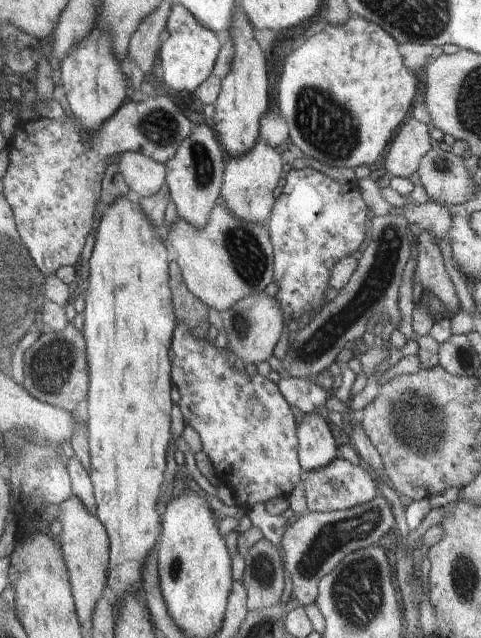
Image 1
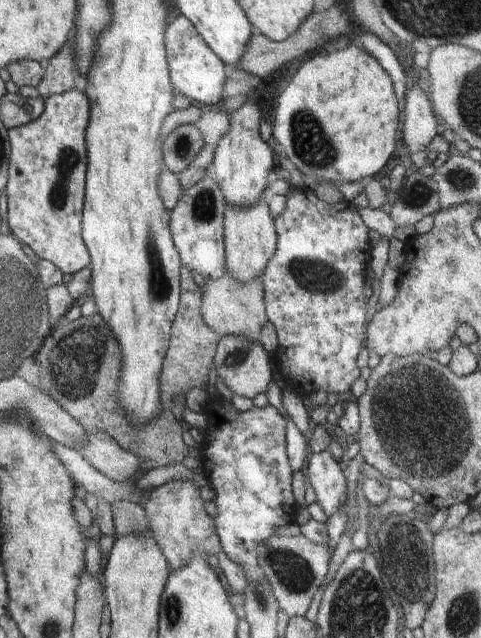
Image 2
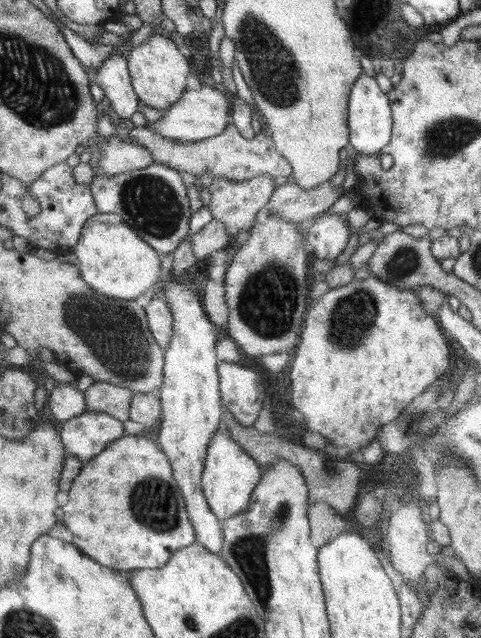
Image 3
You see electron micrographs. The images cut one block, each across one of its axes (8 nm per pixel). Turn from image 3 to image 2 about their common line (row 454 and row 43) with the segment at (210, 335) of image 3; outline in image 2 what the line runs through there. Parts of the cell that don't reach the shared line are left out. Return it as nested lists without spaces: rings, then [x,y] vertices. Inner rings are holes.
[[[183,15],[170,20],[164,32],[164,44],[166,60],[168,60],[168,74],[173,88],[188,97],[194,104],[208,106],[219,104],[223,108],[222,90],[226,82],[225,66],[200,37],[190,20]]]

